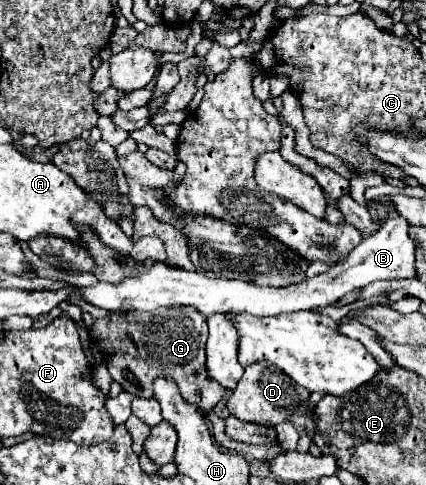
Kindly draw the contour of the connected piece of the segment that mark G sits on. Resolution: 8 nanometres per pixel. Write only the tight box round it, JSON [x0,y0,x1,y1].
[89,306,225,410]

